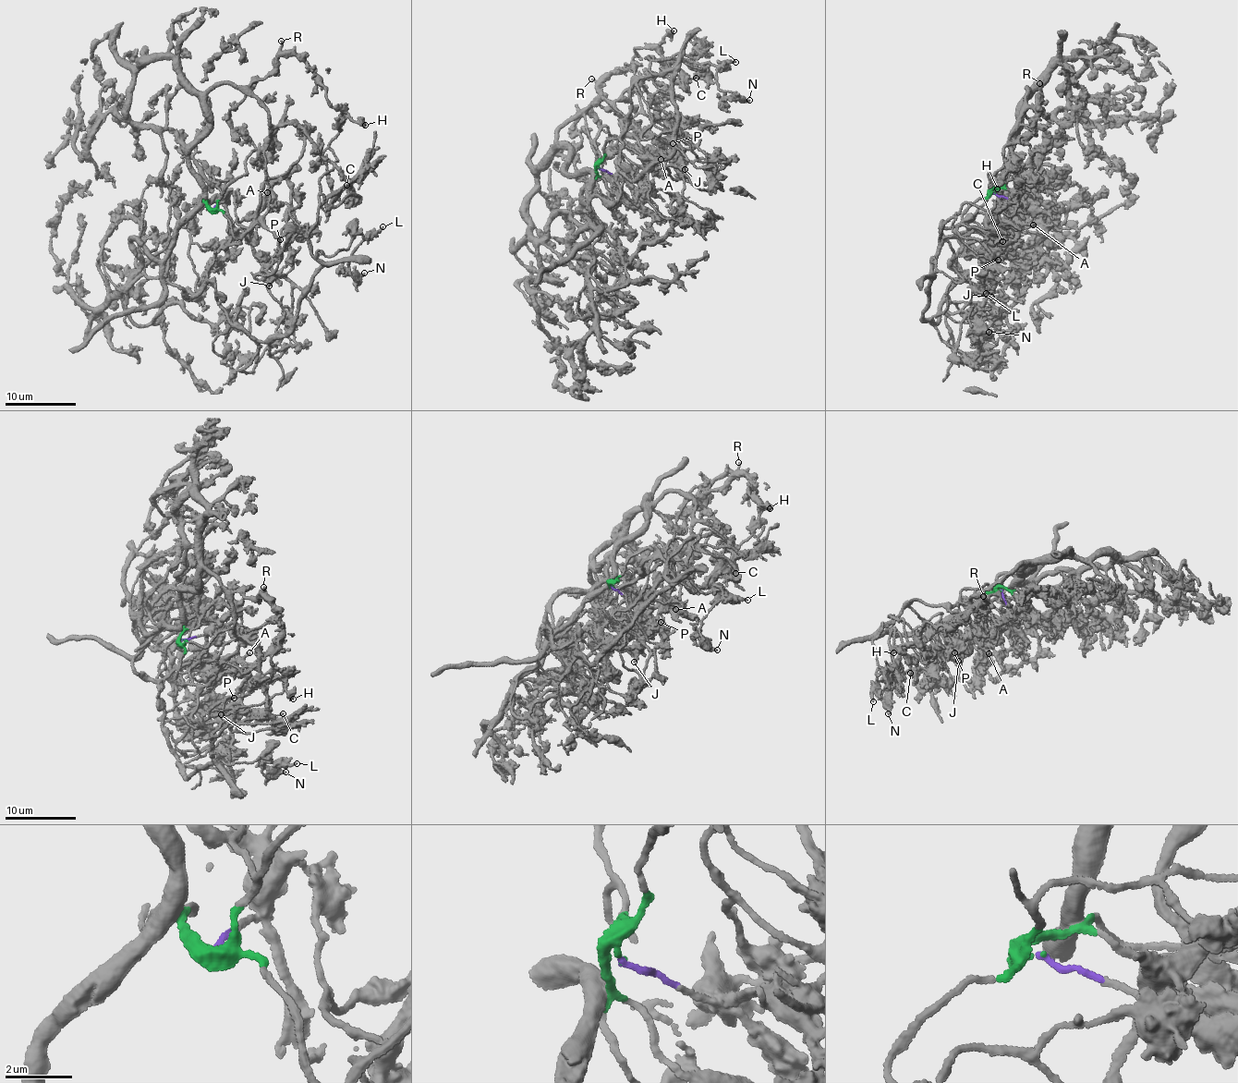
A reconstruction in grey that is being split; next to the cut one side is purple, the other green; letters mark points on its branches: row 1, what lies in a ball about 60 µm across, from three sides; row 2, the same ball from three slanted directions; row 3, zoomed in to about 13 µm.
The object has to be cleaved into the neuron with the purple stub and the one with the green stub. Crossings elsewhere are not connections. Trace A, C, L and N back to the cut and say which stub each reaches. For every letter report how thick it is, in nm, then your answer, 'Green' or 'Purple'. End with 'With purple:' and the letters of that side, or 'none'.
A: Thickness 240 nm. Green
C: Thickness 130 nm. Green
L: Thickness 200 nm. Green
N: Thickness 320 nm. Green
With purple: none

